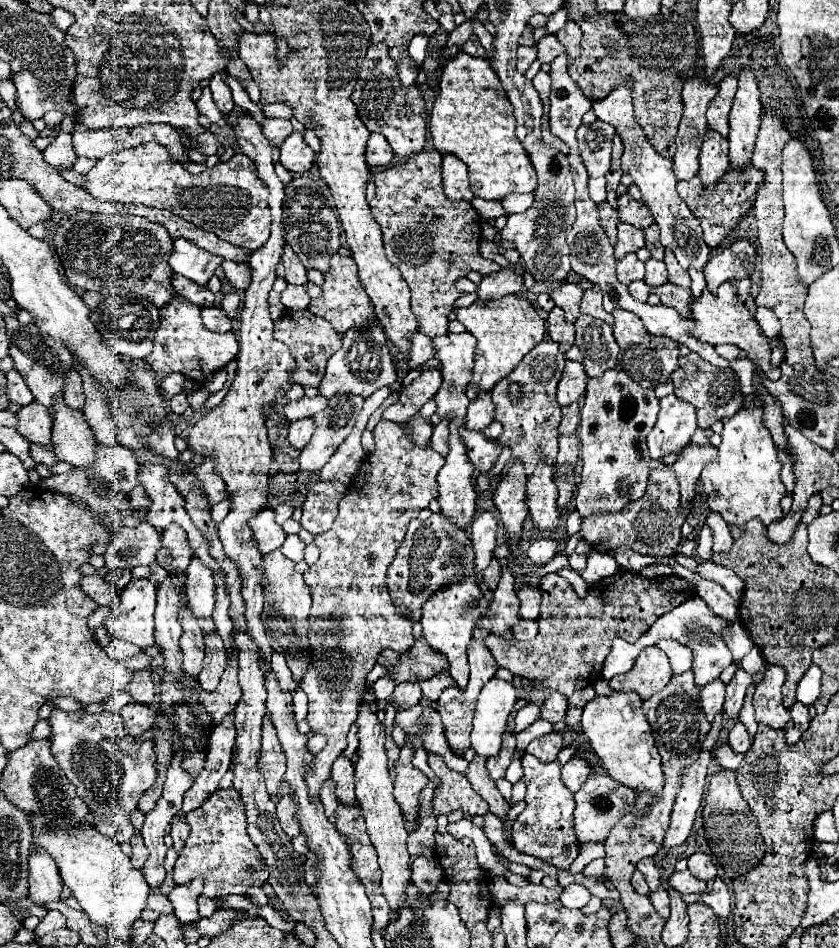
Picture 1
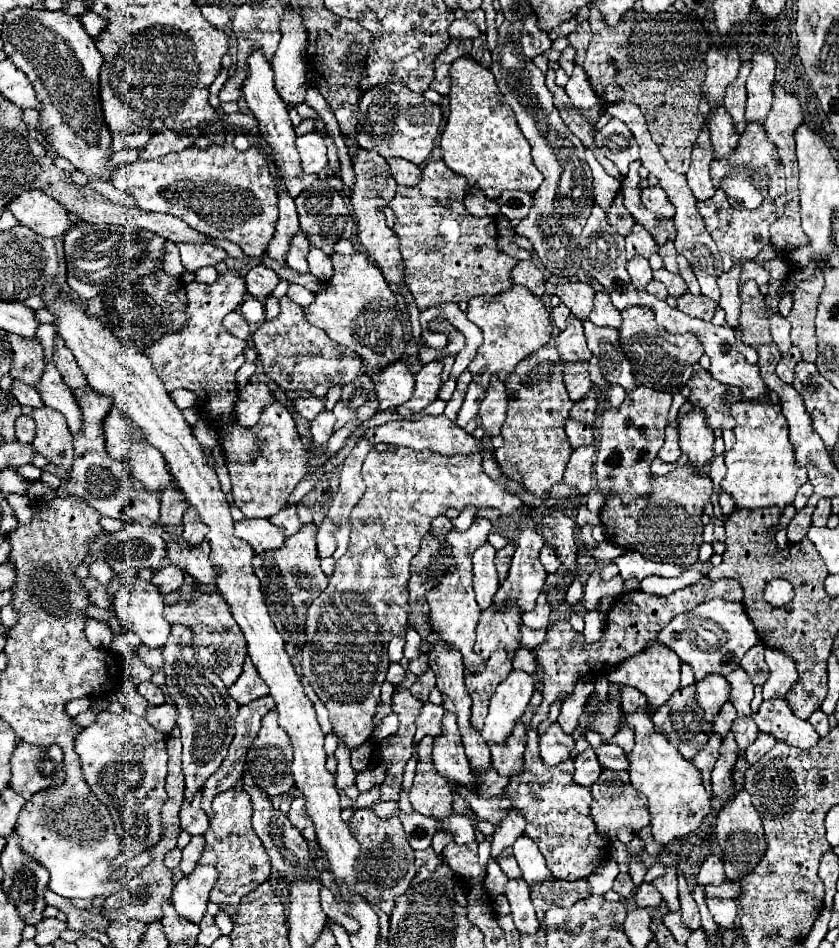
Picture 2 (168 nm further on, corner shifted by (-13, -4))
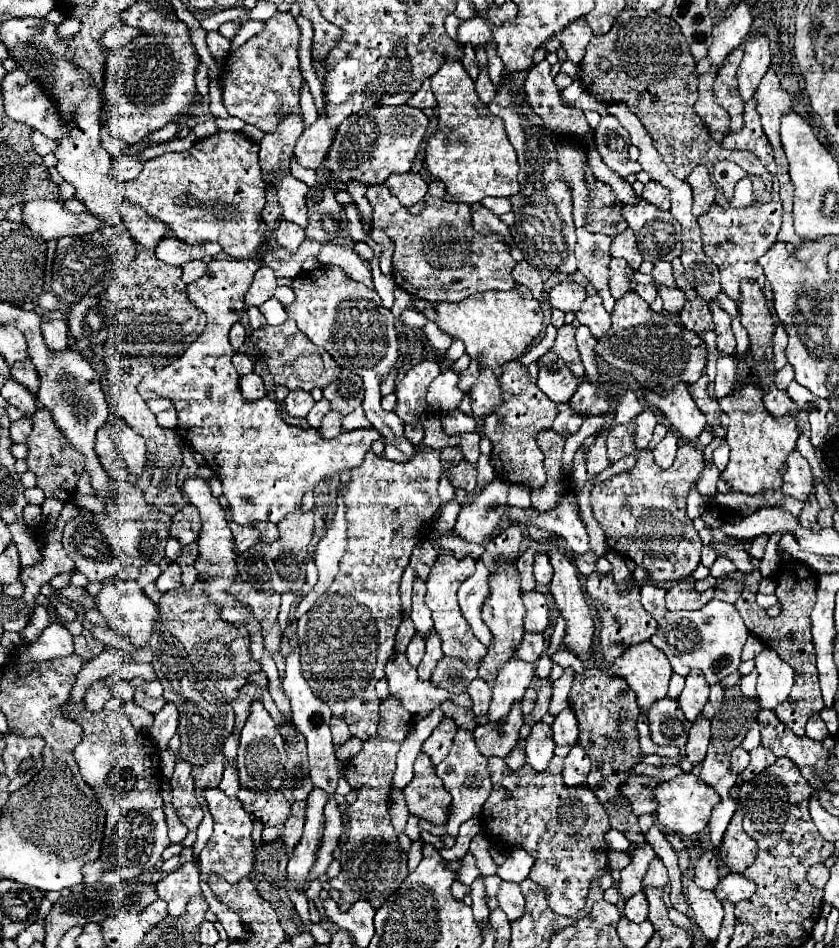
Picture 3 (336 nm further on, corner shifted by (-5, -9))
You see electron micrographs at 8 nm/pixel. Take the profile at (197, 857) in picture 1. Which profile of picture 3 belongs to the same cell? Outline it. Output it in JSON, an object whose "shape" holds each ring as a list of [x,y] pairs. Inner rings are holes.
{"shape":[[[219,787],[205,789],[205,799],[207,799],[207,809],[215,821],[215,829],[205,849],[199,855],[199,869],[205,879],[209,879],[209,875],[215,873],[225,877],[225,881],[229,883],[237,883],[239,879],[249,877],[253,871],[253,861],[255,861],[255,847],[251,841],[253,817],[243,809],[239,799],[227,797]]]}

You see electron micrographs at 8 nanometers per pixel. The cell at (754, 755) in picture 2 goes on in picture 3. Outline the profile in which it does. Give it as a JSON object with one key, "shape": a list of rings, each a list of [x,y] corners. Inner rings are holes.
{"shape":[[[759,745],[757,749],[753,749],[749,755],[751,755],[751,763],[749,763],[749,767],[745,769],[745,773],[741,775],[743,781],[755,779],[757,773],[761,773],[761,771],[767,769],[767,767],[771,767],[771,765],[777,761],[777,757],[775,757],[769,749],[765,749],[763,745]]]}

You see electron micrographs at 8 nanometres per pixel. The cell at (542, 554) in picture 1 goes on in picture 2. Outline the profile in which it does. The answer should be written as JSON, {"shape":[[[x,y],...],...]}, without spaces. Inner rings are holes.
{"shape":[[[543,546],[543,548],[541,548],[539,560],[541,560],[541,564],[545,566],[547,572],[557,572],[557,568],[561,566],[561,564],[559,564],[559,558],[557,558],[557,554],[555,554],[555,550],[549,548],[549,546]]]}

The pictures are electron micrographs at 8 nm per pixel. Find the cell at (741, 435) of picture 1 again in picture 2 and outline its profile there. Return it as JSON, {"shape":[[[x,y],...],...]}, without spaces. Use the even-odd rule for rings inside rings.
{"shape":[[[737,402],[731,406],[731,414],[737,420],[735,444],[725,452],[727,474],[721,480],[721,490],[727,492],[737,508],[757,510],[777,506],[781,512],[795,500],[795,492],[807,482],[807,472],[795,466],[793,446],[787,436],[787,420],[781,414],[779,404],[763,402]]]}

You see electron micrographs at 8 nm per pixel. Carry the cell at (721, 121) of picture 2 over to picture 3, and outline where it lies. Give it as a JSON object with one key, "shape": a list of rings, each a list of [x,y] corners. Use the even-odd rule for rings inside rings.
{"shape":[[[711,65],[707,73],[701,73],[699,75],[699,99],[695,103],[695,109],[697,109],[697,115],[703,119],[703,123],[707,125],[709,131],[715,131],[715,133],[725,133],[729,131],[729,113],[723,111],[717,103],[715,103],[715,97],[713,97],[713,81],[715,81],[715,75],[717,75],[717,69]]]}

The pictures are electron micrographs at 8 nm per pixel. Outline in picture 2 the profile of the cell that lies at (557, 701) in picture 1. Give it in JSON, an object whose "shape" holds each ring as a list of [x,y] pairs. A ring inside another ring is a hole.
{"shape":[[[579,682],[573,690],[573,694],[561,704],[561,714],[559,714],[559,726],[563,728],[563,732],[571,734],[577,726],[577,720],[579,720],[579,714],[587,702],[587,698],[591,696],[593,692],[593,684],[591,682]]]}

